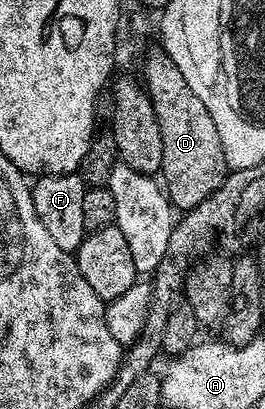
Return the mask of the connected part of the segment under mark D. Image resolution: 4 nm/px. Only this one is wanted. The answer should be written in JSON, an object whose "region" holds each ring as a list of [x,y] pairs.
{"region":[[[164,50],[156,51],[145,56],[143,87],[151,98],[151,106],[159,122],[159,134],[163,134],[163,162],[159,176],[174,209],[188,210],[215,194],[224,182],[227,165],[223,142],[219,142],[219,130],[215,130],[215,122],[207,106],[203,106],[195,90],[187,86],[187,78],[179,74],[179,66],[171,62]]]}

